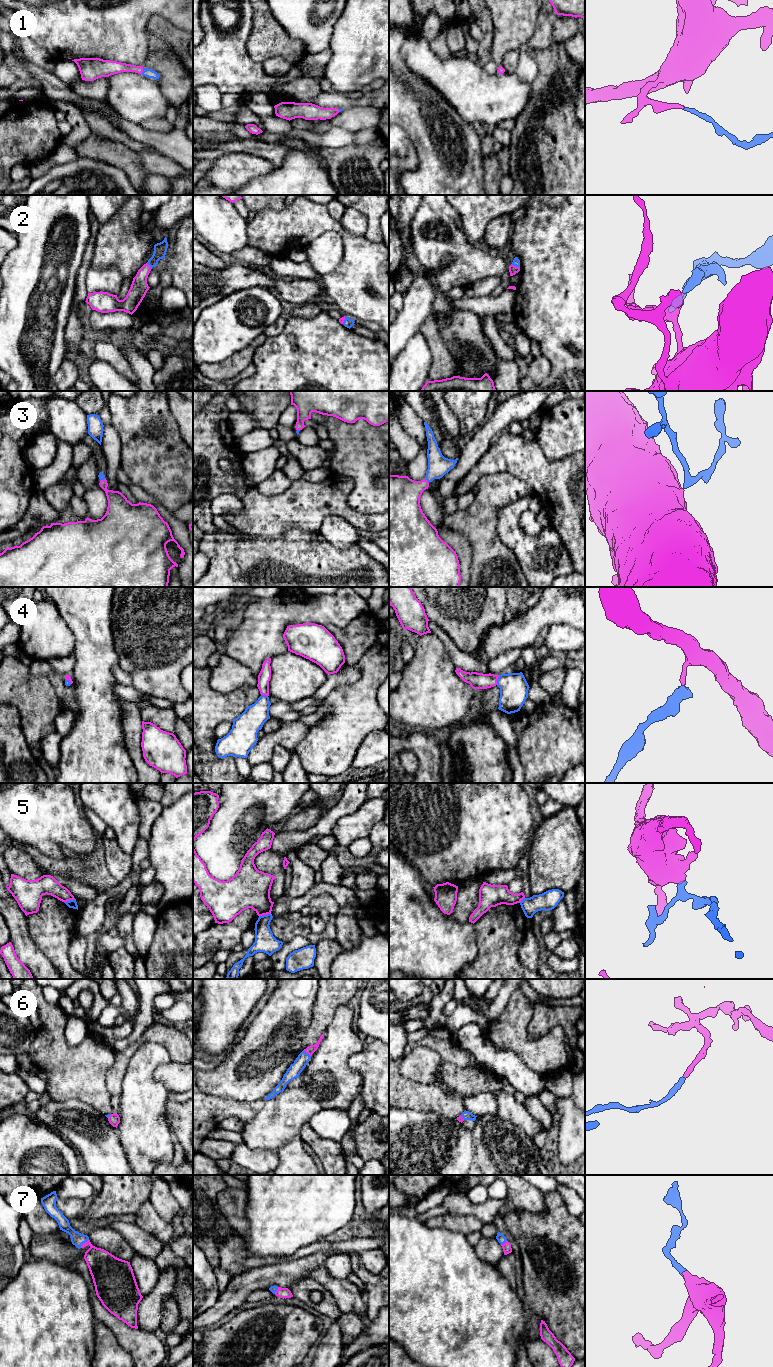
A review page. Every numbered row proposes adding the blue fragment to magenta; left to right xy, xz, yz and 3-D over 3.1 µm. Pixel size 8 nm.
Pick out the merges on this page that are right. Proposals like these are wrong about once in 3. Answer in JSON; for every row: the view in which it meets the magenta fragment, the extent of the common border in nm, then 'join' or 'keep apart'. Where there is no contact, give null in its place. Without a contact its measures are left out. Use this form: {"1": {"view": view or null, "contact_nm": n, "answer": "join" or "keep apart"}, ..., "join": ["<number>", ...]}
{"1": {"view": "xy", "contact_nm": 60, "answer": "join"}, "2": {"view": "yz", "contact_nm": 80, "answer": "join"}, "3": {"view": "yz", "contact_nm": 40, "answer": "join"}, "4": {"view": "yz", "contact_nm": 80, "answer": "join"}, "5": {"view": "xz", "contact_nm": 100, "answer": "keep apart"}, "6": {"view": "xz", "contact_nm": 80, "answer": "join"}, "7": {"view": "xy", "contact_nm": 100, "answer": "join"}, "join": ["1", "2", "3", "4", "6", "7"]}

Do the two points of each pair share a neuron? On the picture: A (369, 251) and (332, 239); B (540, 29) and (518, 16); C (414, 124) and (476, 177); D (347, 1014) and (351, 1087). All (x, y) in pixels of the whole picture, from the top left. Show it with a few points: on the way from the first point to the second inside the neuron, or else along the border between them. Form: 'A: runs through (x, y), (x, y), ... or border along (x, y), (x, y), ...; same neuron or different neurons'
A: border along (324, 231), (341, 236), (338, 265); different neurons
B: border along (540, 11), (535, 31), (526, 43); different neurons
C: runs through (431, 142), (447, 169), (458, 177); same neuron
D: runs through (340, 1032), (340, 1069); same neuron

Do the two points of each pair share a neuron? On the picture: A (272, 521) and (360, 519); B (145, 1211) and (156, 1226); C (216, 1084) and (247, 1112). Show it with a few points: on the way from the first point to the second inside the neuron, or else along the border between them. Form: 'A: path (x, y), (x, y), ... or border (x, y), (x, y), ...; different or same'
A: path (294, 510), (338, 510); same
B: path (146, 1215), (152, 1222); same
C: border (209, 1093), (215, 1096), (231, 1097), (249, 1104); different

